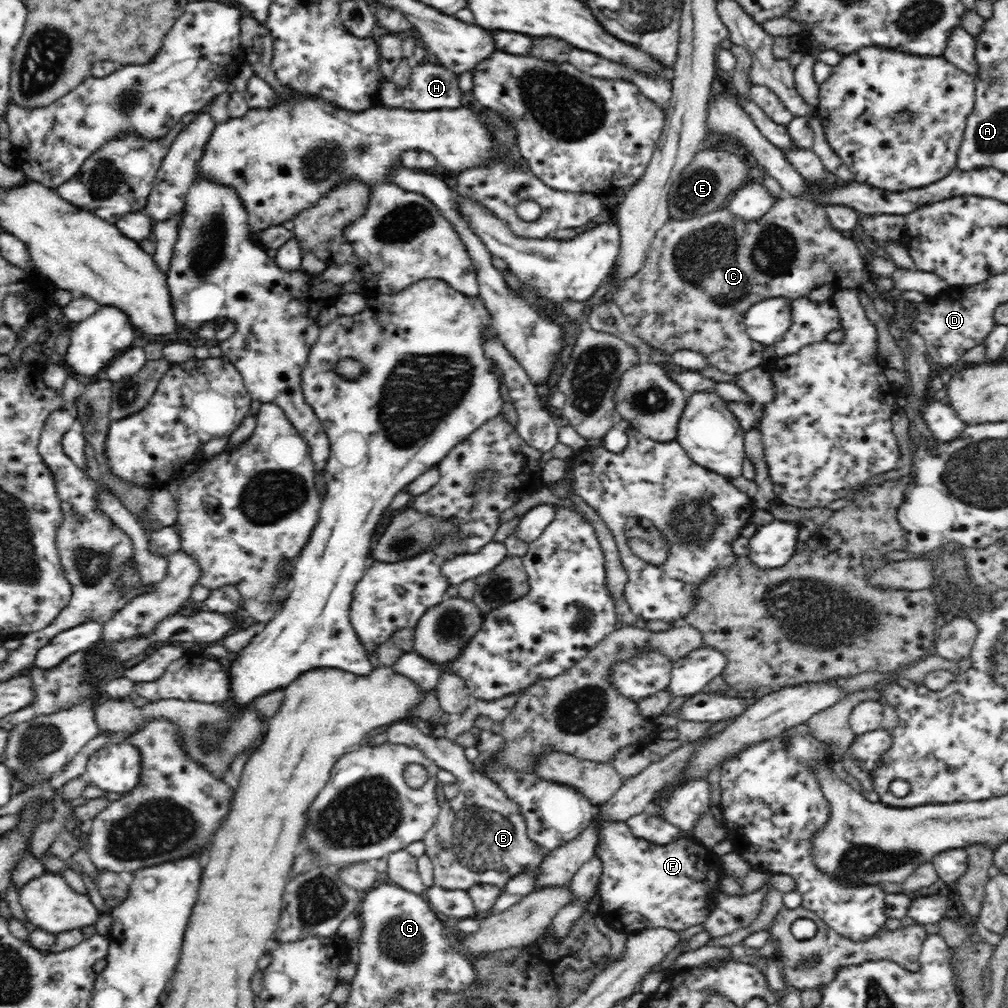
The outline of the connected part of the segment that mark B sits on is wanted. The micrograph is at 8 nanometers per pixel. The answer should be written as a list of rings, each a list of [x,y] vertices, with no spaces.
[[[410,721],[396,722],[380,731],[386,732],[388,742],[421,750],[425,757],[435,762],[440,769],[450,771],[458,783],[458,795],[442,802],[442,814],[432,823],[431,829],[424,834],[422,840],[424,854],[433,864],[434,885],[448,890],[468,890],[469,887],[476,886],[476,883],[503,887],[513,876],[540,866],[547,851],[530,840],[524,817],[521,816],[518,806],[505,796],[505,792],[491,778],[466,759],[465,748],[445,736],[433,737],[425,728],[415,726]]]

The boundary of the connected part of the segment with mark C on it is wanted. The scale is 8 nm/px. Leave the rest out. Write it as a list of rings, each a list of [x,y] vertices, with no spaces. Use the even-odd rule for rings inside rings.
[[[778,196],[778,200],[770,207],[768,214],[759,221],[754,220],[746,223],[742,219],[734,219],[730,212],[727,211],[727,208],[690,219],[669,219],[664,224],[664,227],[656,231],[640,270],[637,270],[636,274],[627,278],[620,290],[616,291],[615,303],[624,313],[634,334],[646,341],[650,347],[662,350],[662,352],[669,355],[682,349],[701,351],[707,357],[712,367],[716,367],[720,372],[726,372],[726,374],[738,375],[762,364],[762,352],[764,352],[766,347],[752,340],[745,329],[745,314],[749,306],[770,297],[784,297],[788,299],[806,297],[812,290],[819,289],[824,284],[831,285],[837,289],[859,288],[862,285],[862,280],[866,278],[866,274],[868,272],[866,272],[864,258],[862,258],[858,246],[854,244],[854,240],[842,236],[838,230],[830,225],[824,206],[819,205],[808,197]]]

